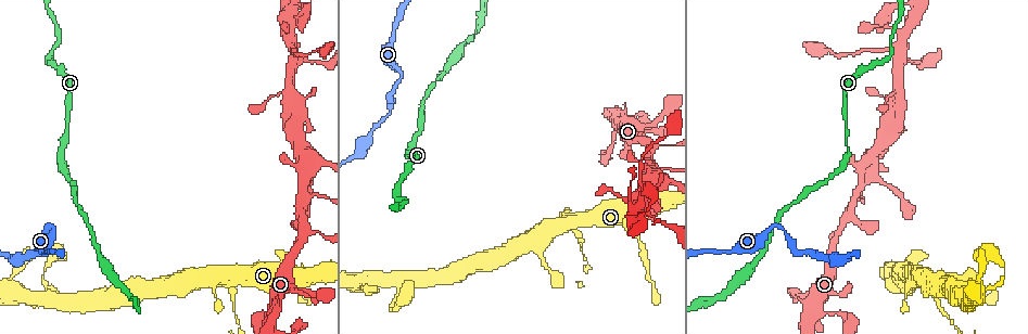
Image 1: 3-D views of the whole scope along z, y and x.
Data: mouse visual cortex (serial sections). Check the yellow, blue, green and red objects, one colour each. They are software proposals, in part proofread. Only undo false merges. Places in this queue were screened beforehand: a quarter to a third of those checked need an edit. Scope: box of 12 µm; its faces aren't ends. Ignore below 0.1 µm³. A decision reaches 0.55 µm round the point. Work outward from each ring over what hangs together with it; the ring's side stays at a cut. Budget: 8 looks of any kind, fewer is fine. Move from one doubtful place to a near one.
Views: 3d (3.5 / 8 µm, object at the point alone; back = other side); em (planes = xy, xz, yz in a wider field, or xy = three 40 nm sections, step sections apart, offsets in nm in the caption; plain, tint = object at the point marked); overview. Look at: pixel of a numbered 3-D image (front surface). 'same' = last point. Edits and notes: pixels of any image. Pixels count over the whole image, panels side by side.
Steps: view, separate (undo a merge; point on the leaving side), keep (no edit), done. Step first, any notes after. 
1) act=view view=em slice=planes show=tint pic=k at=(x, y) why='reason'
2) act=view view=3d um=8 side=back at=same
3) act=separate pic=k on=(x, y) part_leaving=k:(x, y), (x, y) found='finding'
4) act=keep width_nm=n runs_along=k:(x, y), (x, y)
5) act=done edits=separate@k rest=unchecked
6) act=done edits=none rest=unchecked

act=view view=3d um=3.5 pic=1 at=(303, 198) why='side arm on a straight run'

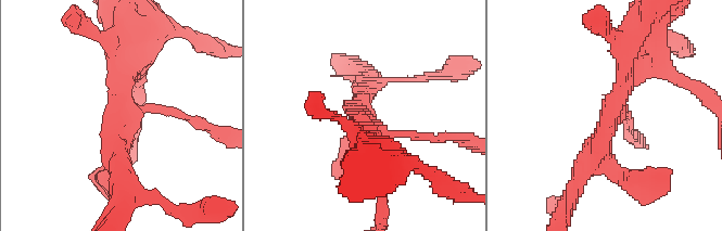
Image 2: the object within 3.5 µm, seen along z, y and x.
act=keep arm_widths_nm=150,250,300 runs_along=2:(578, 181), (642, 59) found='continuous, no second cell'

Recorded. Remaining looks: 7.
act=view view=3d um=8 pic=1 at=(223, 281) why='two arms in line, one across'

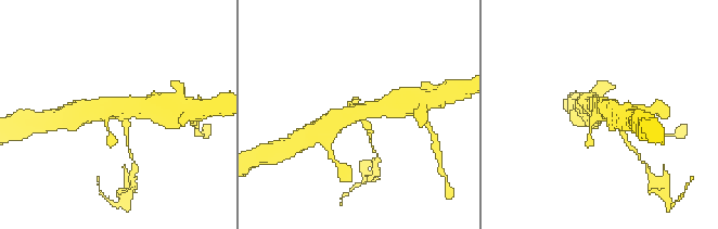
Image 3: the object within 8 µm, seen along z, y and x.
act=view view=em slice=xy step=2 show=tint pic=3 at=(356, 117) why='need the tissue'

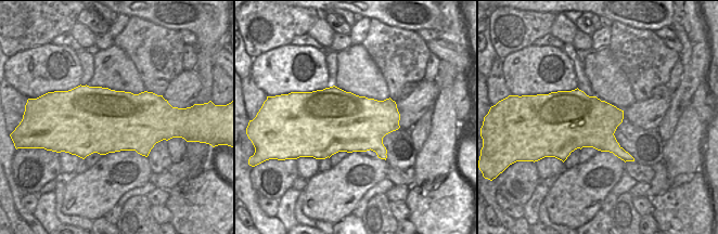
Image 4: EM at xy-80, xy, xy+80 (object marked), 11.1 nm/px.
act=separate pic=3 on=(126, 131) width_nm=700 part_leaving=3:(118, 118), (126, 121), (130, 152) found='two cells meet here'

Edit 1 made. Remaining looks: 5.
act=view view=3d um=3.5 pic=1 at=(898, 53) why='four-way junction'

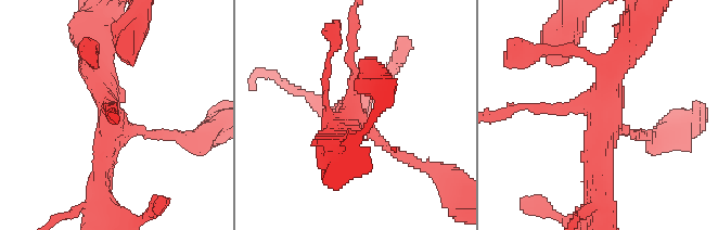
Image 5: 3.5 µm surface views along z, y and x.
act=view view=em slice=xy step=1 show=tint pic=5 at=(599, 117) arms=4 arm_widths_nm=150,150,300,350 why='now the EM'

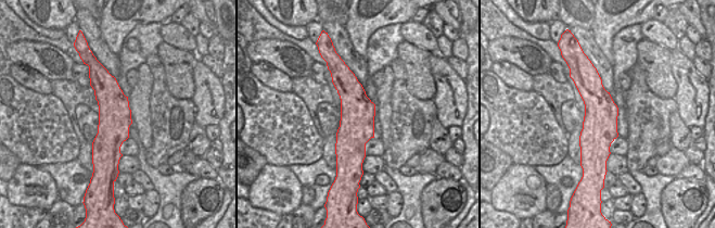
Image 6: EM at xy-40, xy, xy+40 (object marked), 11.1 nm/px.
act=keep runs_along=6:(590, 68), (595, 161) found='all the same cell'

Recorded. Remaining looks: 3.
act=view view=3d um=3.5 pic=1 at=(399, 81) why='sharp bend'

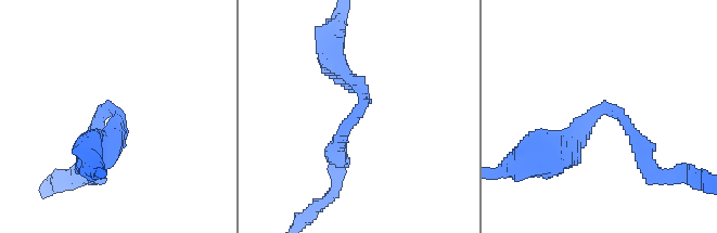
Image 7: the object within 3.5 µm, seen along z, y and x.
act=view view=em slice=planes show=tint pic=7 at=(357, 116) arm_widths_nm=200,250 why='need the tissue'

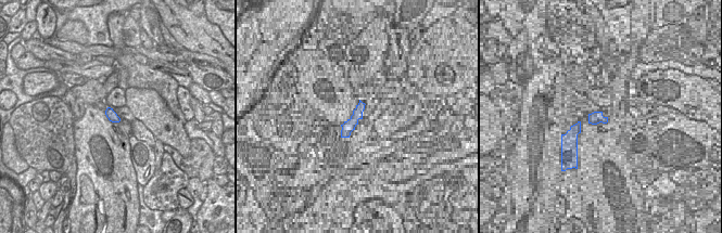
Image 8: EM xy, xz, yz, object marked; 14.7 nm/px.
act=keep runs_along=7:(343, 72), (363, 105), (336, 155) found='continuous, no second cell'

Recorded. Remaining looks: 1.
act=done edits=separate@3 rest=unchecked

